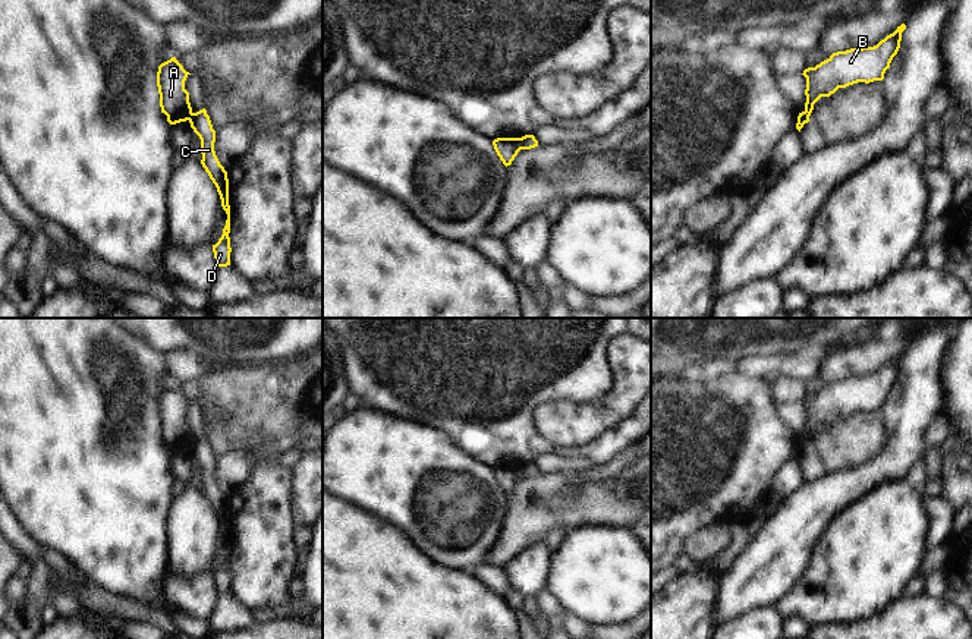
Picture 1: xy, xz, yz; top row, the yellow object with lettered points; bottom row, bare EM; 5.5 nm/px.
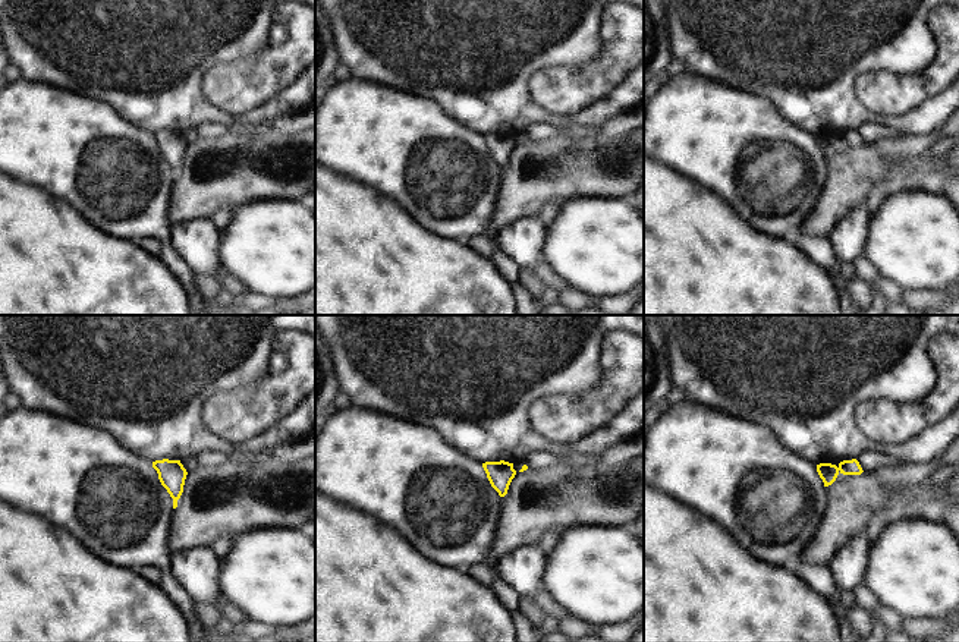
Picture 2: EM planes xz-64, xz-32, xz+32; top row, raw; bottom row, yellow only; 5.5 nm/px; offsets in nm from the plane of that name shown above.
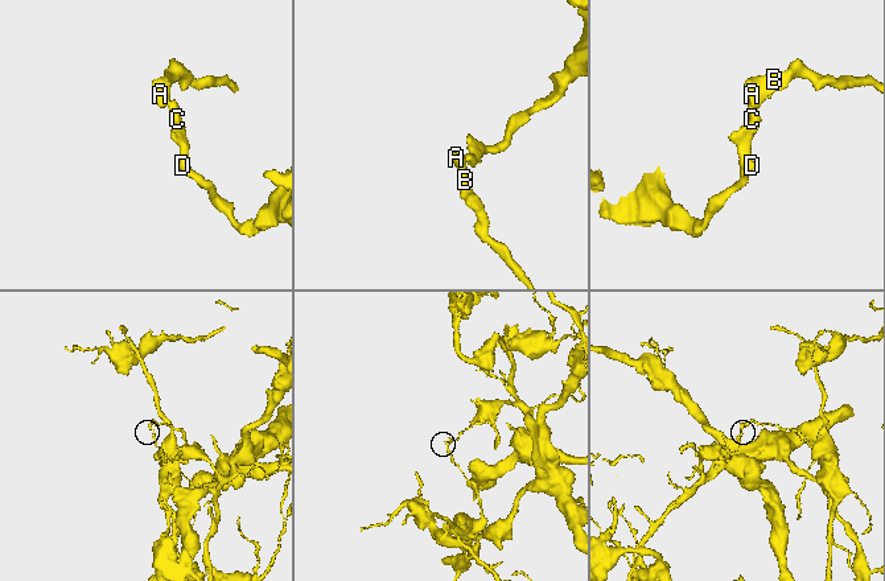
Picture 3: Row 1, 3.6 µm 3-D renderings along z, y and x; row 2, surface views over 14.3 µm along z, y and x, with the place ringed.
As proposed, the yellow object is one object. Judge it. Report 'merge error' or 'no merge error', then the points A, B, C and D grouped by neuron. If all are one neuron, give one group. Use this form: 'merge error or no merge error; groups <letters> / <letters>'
merge error; groups A B / C D

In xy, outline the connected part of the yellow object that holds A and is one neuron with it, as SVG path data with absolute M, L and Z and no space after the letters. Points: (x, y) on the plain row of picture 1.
M176 385L158 394L157 415L160 435L170 453L186 450L192 443L189 421L185 418L185 409L189 403Z

